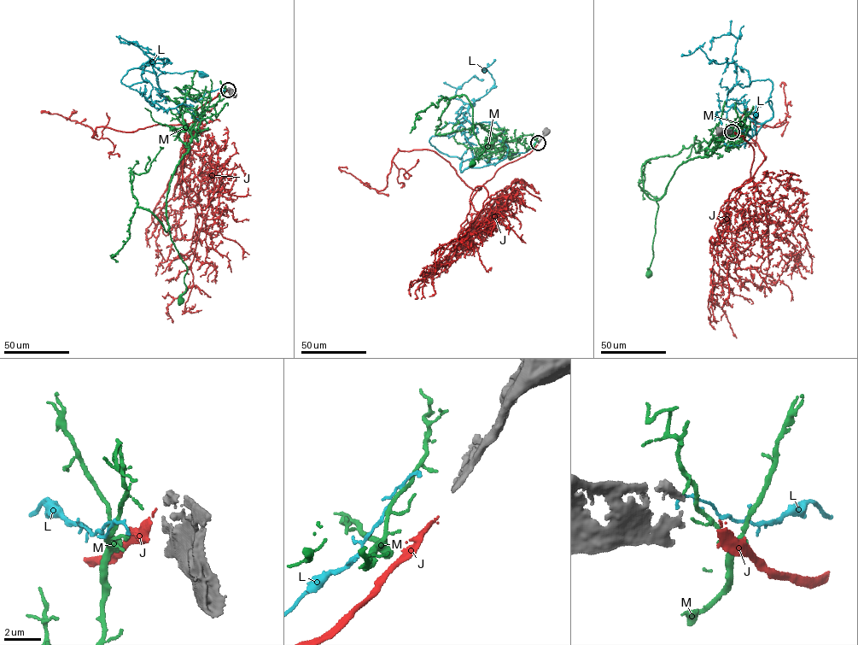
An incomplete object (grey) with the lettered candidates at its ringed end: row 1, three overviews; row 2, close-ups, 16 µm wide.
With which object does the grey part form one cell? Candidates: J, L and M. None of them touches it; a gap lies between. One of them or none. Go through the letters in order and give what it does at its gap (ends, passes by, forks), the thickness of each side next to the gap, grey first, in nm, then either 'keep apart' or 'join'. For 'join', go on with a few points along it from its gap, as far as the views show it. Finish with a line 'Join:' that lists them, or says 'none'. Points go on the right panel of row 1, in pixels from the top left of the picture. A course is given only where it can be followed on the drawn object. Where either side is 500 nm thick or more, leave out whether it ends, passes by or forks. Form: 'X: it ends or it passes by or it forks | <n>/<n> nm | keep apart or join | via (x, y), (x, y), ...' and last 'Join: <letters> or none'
J: it ends | 320/100 nm | join | via (734, 131), (754, 149), (751, 178), (766, 157), (738, 123), (747, 108), (761, 125), (783, 124), (781, 86)
L: it ends | 320/150 nm | keep apart
M: it ends | 320/120 nm | keep apart
Join: J

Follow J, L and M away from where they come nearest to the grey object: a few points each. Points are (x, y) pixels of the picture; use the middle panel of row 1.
J: (537, 144), (478, 190), (428, 149), (398, 149), (382, 190), (340, 168), (347, 168)
L: (536, 142), (526, 152), (491, 158), (487, 165), (460, 169), (460, 163), (498, 149), (507, 150), (510, 155)
M: (537, 142), (533, 149), (525, 148), (517, 140), (508, 142), (480, 124), (473, 125), (484, 149), (473, 164)

